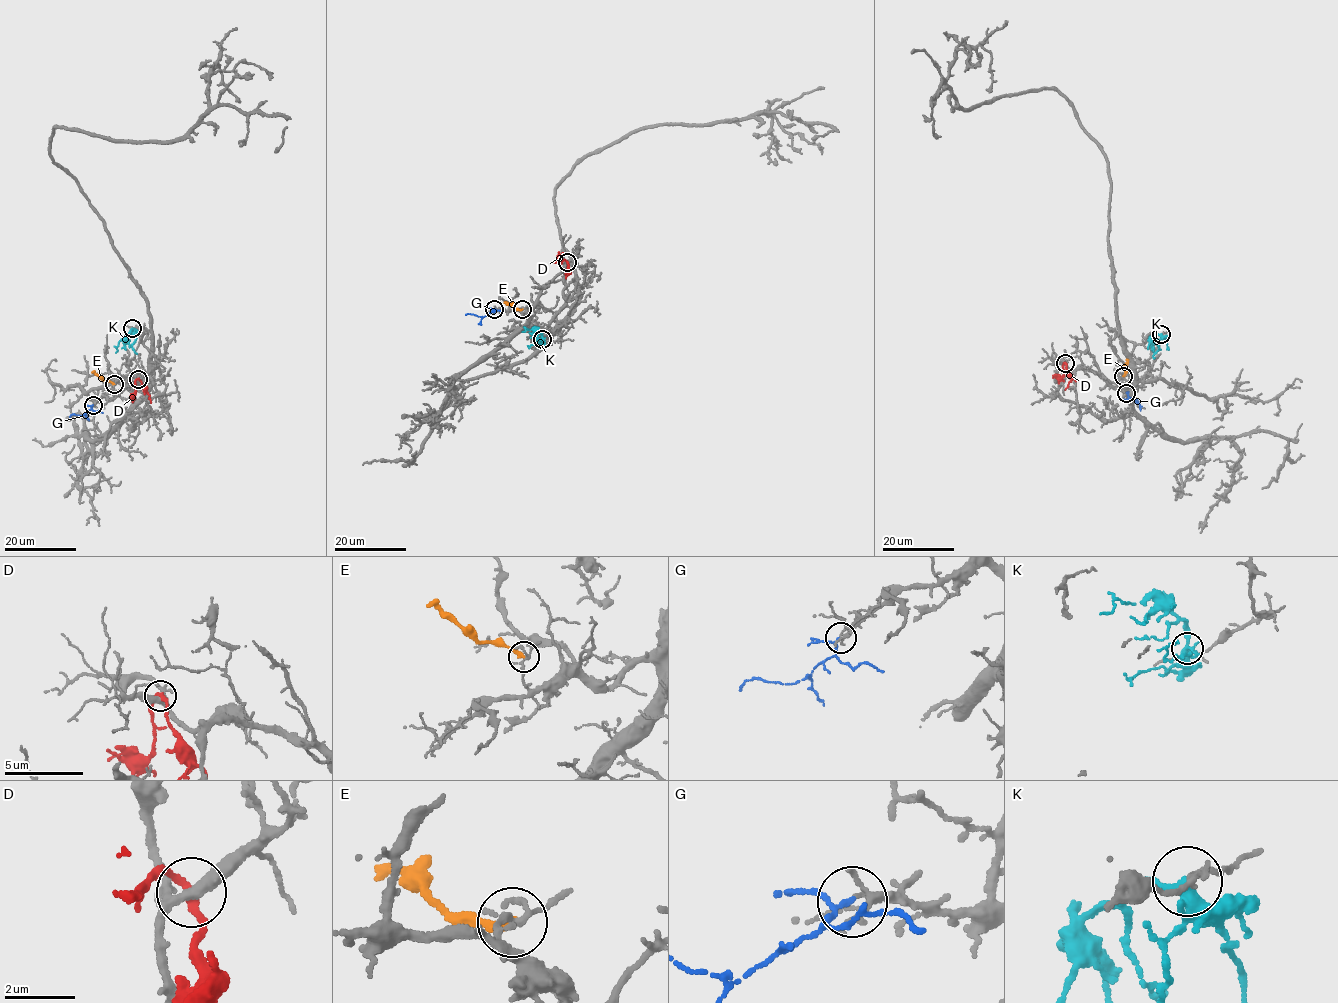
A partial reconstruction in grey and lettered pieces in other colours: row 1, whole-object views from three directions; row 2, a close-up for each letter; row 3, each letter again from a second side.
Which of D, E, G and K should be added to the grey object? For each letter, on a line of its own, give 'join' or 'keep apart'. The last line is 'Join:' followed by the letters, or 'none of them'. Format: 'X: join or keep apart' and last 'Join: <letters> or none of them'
D: keep apart
E: keep apart
G: join
K: keep apart
Join: G

